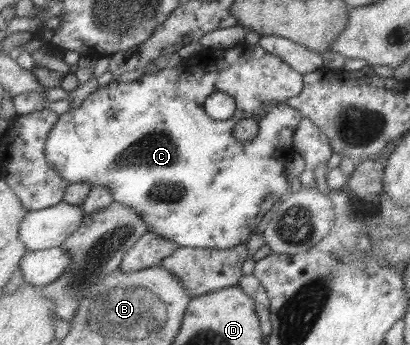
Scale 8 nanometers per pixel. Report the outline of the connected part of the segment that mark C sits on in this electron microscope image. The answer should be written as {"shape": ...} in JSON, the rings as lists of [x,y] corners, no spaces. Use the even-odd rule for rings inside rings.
{"shape":[[[239,43],[227,49],[216,50],[215,48],[202,48],[193,56],[182,59],[175,67],[167,67],[153,72],[141,74],[131,83],[121,83],[115,79],[104,86],[99,86],[91,92],[71,112],[62,113],[53,129],[46,137],[45,156],[51,167],[58,170],[63,179],[71,183],[89,183],[91,186],[106,187],[111,192],[113,201],[130,207],[146,225],[146,231],[155,233],[159,237],[172,241],[179,247],[227,249],[235,245],[245,244],[250,233],[254,232],[257,223],[263,215],[270,213],[281,198],[289,191],[290,184],[285,176],[285,163],[293,159],[296,151],[292,145],[293,132],[302,118],[302,115],[293,107],[286,106],[286,99],[300,93],[302,88],[302,76],[287,65],[276,55],[267,53],[258,45],[248,46]],[[223,91],[234,99],[236,108],[231,117],[225,120],[214,120],[209,118],[203,111],[203,101],[210,93]],[[239,119],[253,119],[257,122],[257,134],[247,143],[239,143],[231,134],[233,125]]]}

